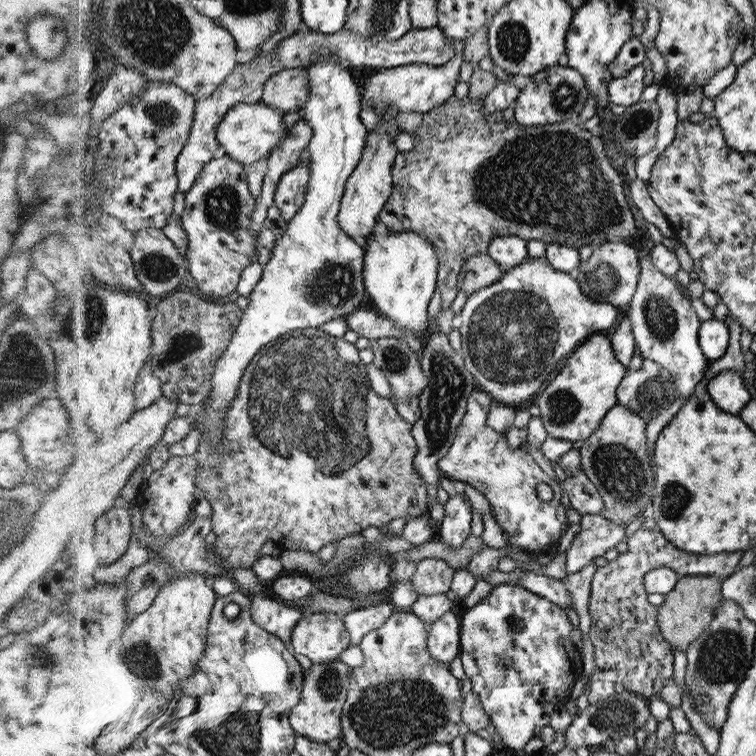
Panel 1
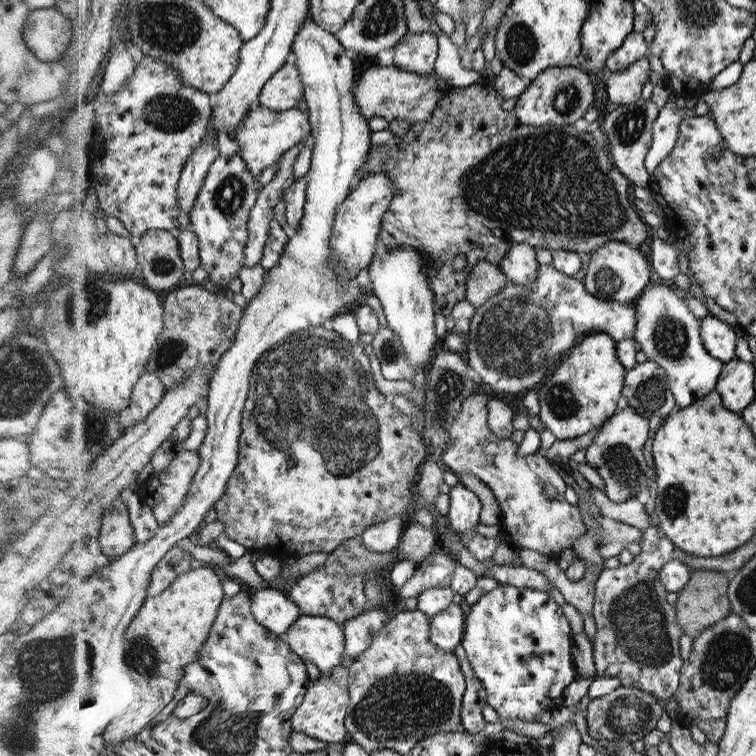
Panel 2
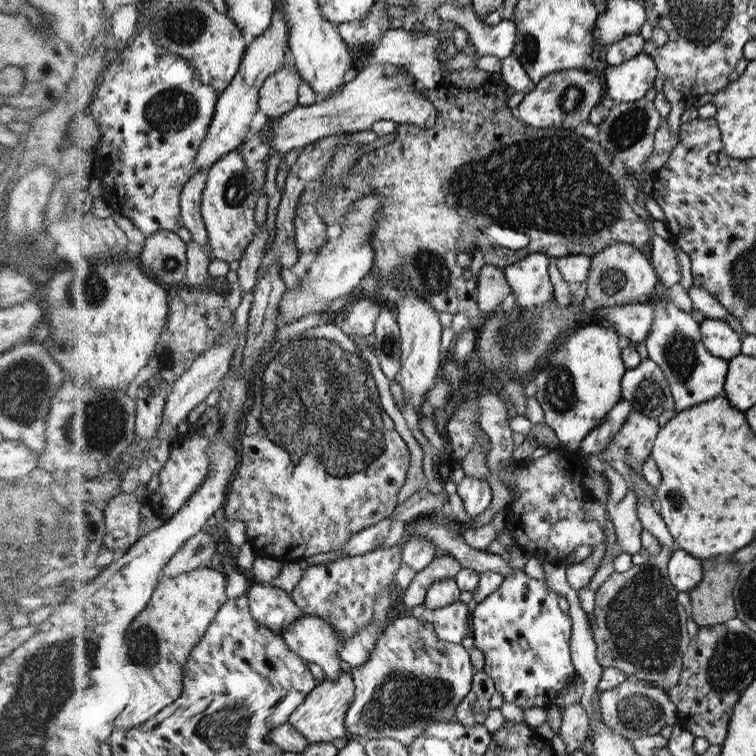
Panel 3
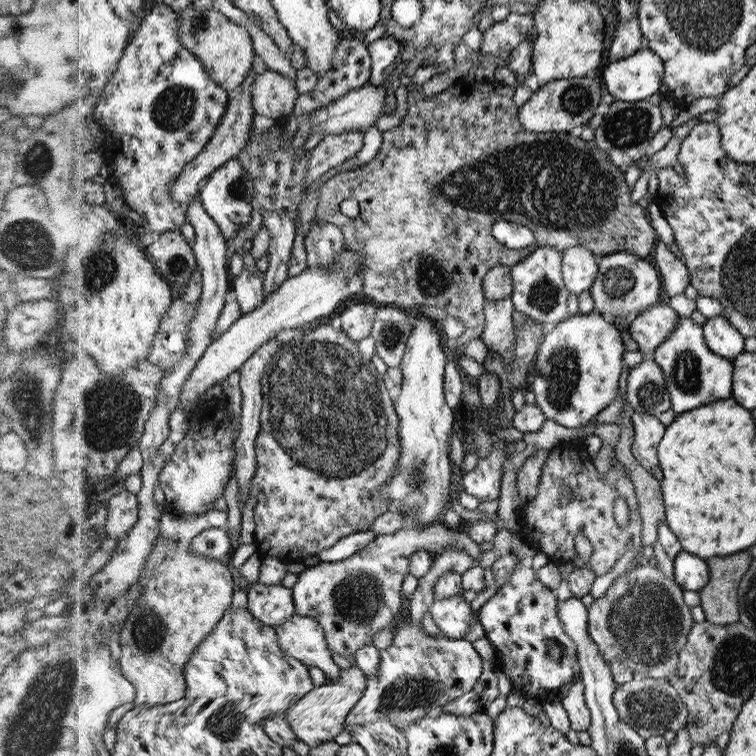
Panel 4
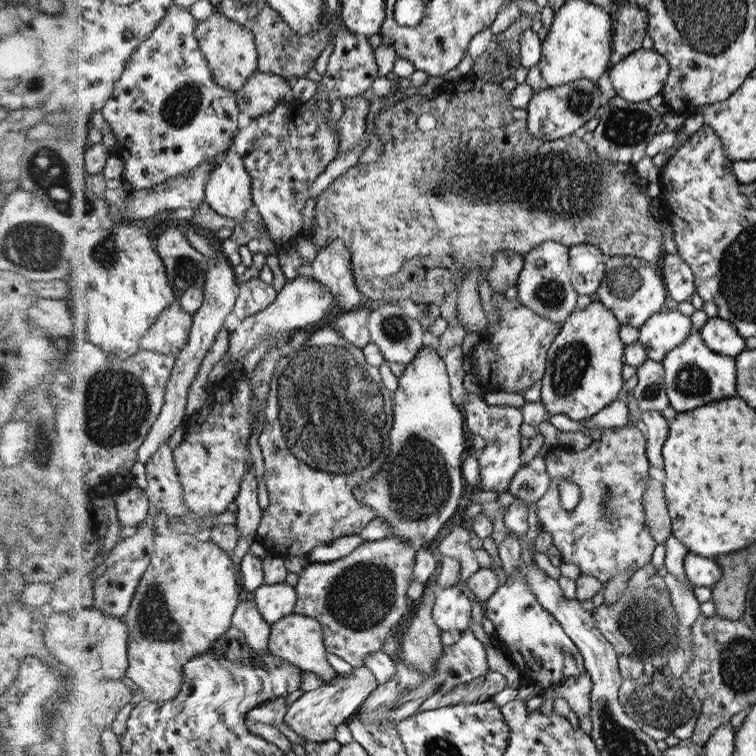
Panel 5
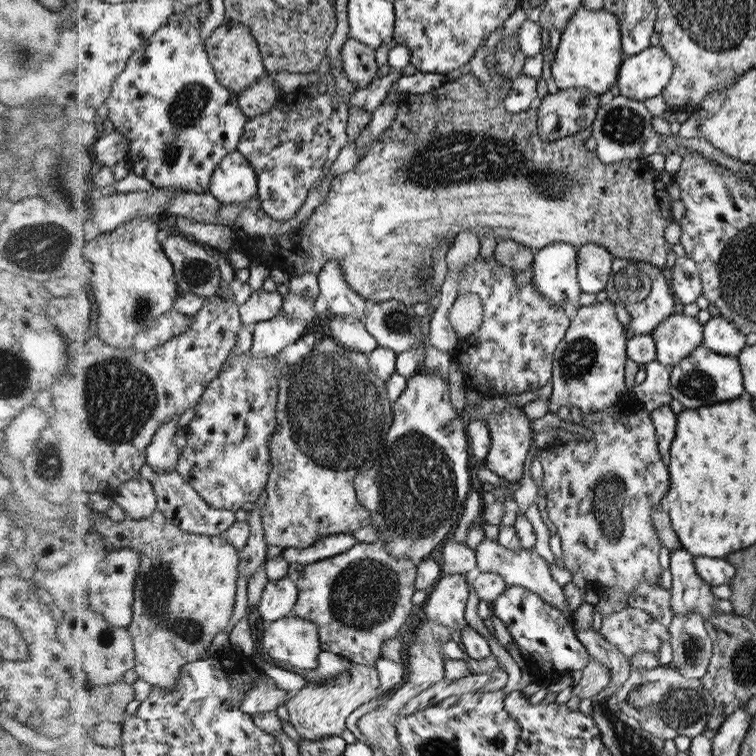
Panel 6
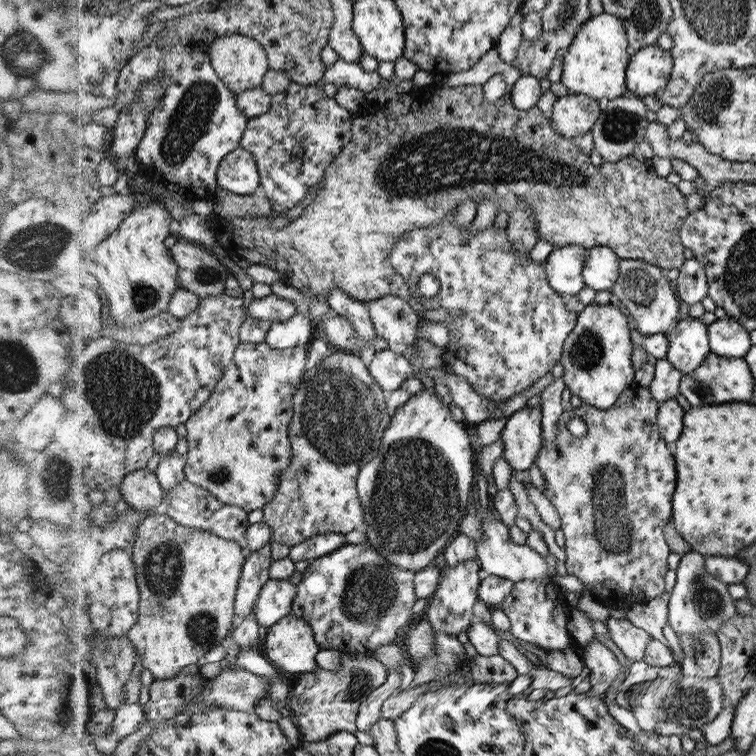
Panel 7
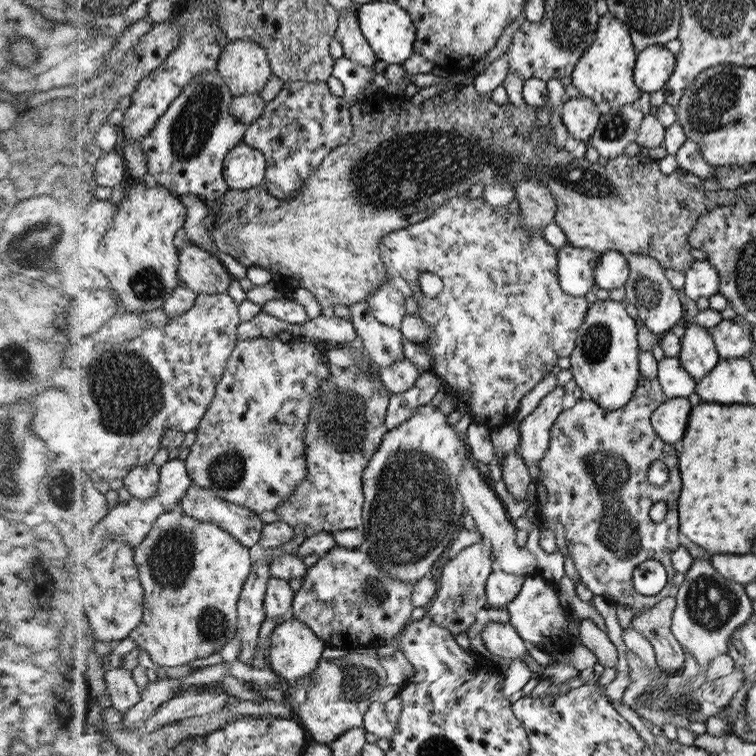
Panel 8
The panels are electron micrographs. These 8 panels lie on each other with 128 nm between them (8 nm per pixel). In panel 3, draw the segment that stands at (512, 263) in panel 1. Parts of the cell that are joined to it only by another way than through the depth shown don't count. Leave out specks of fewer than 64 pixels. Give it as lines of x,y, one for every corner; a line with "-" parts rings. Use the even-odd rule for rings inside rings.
528,254
503,269
512,287
516,304
522,309
553,305
552,282
548,274
548,255

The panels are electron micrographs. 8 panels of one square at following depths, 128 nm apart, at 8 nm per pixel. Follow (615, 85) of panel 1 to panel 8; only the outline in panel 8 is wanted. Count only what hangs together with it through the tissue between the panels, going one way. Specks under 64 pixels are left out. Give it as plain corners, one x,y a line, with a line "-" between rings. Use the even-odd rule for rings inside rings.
654,44
637,53
633,79
642,92
665,88
676,66
676,56
664,44

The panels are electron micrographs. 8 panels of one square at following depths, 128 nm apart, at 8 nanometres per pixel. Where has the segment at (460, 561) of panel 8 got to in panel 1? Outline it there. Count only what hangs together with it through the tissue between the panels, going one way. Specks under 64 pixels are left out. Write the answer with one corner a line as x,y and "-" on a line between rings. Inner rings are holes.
452,611
446,612
430,625
428,650
438,663
450,665
460,652
460,620

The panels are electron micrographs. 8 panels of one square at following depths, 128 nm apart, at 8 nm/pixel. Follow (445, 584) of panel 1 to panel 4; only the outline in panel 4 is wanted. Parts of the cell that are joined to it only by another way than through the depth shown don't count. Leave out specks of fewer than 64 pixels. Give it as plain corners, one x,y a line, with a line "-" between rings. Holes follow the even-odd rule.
447,546
443,550
435,553
431,569
422,578
419,578
416,592
409,596
410,618
418,626
422,626
422,618
430,612
430,606
435,602
434,585
445,572
452,571
462,574
469,568
476,565
475,560
463,550

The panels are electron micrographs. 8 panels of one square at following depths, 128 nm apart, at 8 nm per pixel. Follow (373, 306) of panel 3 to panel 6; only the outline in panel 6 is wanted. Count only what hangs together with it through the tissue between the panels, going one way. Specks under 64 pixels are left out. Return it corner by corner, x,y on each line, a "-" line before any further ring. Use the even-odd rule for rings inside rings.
335,316
329,324
330,336
338,344
349,346
357,352
372,352
379,346
361,322

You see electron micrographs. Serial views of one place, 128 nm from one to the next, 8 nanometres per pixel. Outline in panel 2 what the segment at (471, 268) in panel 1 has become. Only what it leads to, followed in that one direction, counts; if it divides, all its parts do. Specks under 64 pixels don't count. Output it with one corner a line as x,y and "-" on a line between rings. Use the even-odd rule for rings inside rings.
478,262
470,271
465,299
474,307
483,305
493,294
501,291
508,280
498,265

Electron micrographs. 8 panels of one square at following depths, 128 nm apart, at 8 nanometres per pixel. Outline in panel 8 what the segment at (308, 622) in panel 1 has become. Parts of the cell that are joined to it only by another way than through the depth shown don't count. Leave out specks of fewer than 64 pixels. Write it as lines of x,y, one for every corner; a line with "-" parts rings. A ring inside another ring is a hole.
288,616
285,621
275,628
270,646
271,667
284,679
286,689
294,687
296,682
304,676
316,674
321,668
322,653
326,642
302,620

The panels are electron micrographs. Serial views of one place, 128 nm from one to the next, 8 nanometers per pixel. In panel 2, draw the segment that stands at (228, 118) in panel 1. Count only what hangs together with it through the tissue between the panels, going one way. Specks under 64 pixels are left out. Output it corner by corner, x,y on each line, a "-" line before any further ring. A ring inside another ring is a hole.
258,104
252,108
250,116
240,124
240,128
236,130
236,136
233,140
238,141
241,146
240,154
246,163
250,166
250,170
256,176
256,185
258,186
258,195
263,192
264,187
259,182
262,170
280,163
282,158
296,146
300,146
300,142
313,138
314,127
312,127
312,119
310,119
309,110
300,110
298,108
286,112
276,112
267,106

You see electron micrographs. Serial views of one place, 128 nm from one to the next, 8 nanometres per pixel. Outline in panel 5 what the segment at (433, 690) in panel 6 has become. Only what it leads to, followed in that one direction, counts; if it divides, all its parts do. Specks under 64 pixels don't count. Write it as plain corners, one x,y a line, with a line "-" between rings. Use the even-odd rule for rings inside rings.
488,672
486,676
480,676
468,684
463,684
460,688
455,688
454,692
446,694
437,692
437,694
432,694
430,698
419,701
419,712
434,710
442,706
484,702
491,700
504,688
506,688
506,678
498,672

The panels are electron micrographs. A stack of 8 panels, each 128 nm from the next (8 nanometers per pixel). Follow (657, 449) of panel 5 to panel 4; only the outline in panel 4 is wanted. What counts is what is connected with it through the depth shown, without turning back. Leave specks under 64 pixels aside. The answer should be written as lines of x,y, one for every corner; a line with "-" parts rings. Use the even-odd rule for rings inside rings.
636,412
631,419
634,427
631,451
634,458
646,470
659,467
660,458
657,456
657,444
661,442
668,427
662,424
656,415

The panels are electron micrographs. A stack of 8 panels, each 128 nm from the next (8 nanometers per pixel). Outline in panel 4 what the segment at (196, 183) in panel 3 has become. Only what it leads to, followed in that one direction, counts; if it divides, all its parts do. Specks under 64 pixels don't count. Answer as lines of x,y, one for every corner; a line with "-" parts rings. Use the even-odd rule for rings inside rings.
198,194
198,200
194,201
188,207
189,220
197,228
195,254
197,255
197,261
201,266
205,279
203,297
200,300
200,305
197,309
197,316
192,324
193,329
191,330
192,339
189,354
183,357
181,363
174,370
171,370
171,372
166,374
166,377
161,384
161,386
166,389
166,394
168,394
168,406
173,414
180,410
179,406
180,402
182,402
182,394
184,394
184,385
188,382
190,376
192,376
192,372
194,372
196,365
205,355
207,348
217,337
212,335
212,332
217,330
223,310
226,308
229,299
233,296
228,295
228,292
230,292
230,286
234,285
234,278
229,271
230,258
228,252
230,252
230,248
228,244
230,244
230,242
222,232
221,226
206,210
206,207
201,201
201,194

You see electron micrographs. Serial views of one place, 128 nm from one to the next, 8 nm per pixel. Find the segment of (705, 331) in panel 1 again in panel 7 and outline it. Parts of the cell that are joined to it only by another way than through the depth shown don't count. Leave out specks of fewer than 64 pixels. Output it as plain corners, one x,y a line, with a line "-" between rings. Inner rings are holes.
732,318
716,319
707,331
710,350
718,356
743,358
752,346
747,329

